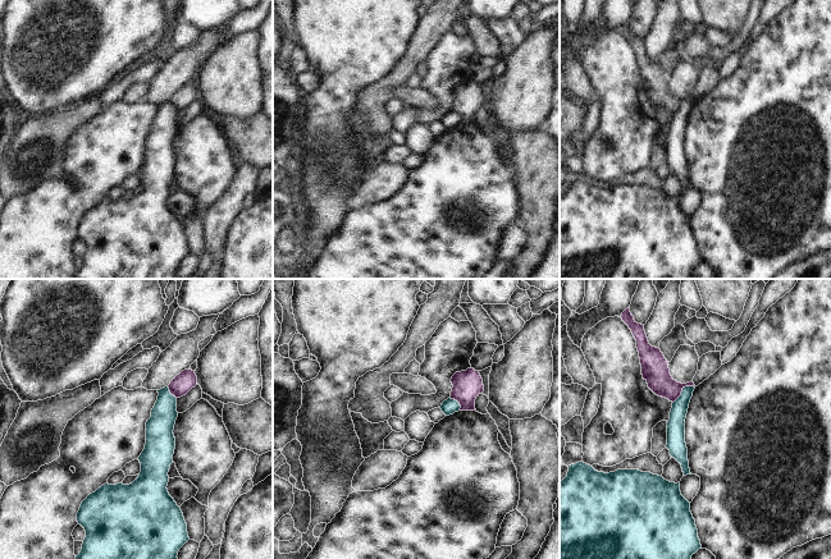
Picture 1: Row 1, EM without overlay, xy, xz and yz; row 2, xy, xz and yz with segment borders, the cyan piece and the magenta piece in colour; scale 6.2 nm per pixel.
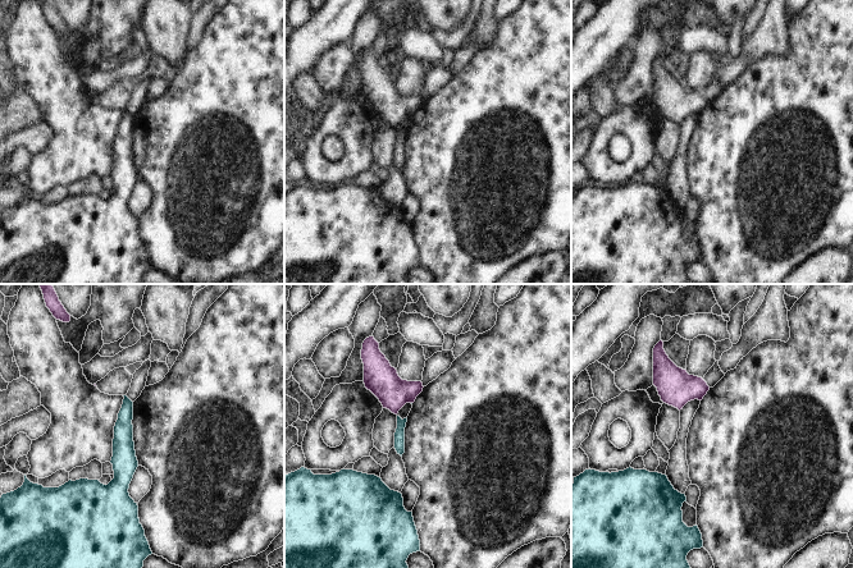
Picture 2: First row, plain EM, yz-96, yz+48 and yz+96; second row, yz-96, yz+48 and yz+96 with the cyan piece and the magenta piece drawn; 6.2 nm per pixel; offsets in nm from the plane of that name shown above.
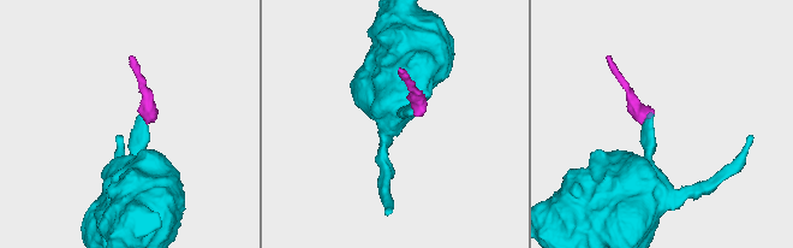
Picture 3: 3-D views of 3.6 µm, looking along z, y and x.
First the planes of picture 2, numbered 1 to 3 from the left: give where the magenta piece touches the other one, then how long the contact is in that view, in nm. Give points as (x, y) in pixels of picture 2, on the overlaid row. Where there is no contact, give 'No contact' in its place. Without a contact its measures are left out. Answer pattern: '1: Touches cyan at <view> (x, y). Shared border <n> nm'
1: No contact
2: No contact
3: No contact

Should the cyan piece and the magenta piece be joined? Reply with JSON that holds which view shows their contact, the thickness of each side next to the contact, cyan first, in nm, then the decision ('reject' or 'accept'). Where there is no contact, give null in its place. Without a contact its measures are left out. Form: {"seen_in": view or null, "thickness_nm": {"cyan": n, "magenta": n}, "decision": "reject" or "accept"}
{"seen_in": "yz", "thickness_nm": {"cyan": 110, "magenta": 180}, "decision": "reject"}

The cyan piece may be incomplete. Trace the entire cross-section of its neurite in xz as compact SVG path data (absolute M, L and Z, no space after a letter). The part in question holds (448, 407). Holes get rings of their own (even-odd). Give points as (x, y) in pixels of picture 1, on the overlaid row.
M448 398L442 403L439 408L446 416L449 416L449 414L453 414L455 412L458 412L461 405L457 400Z

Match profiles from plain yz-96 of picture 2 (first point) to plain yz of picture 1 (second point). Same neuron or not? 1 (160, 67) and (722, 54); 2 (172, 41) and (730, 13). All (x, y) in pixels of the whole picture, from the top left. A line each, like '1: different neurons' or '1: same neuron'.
1: same neuron
2: same neuron

